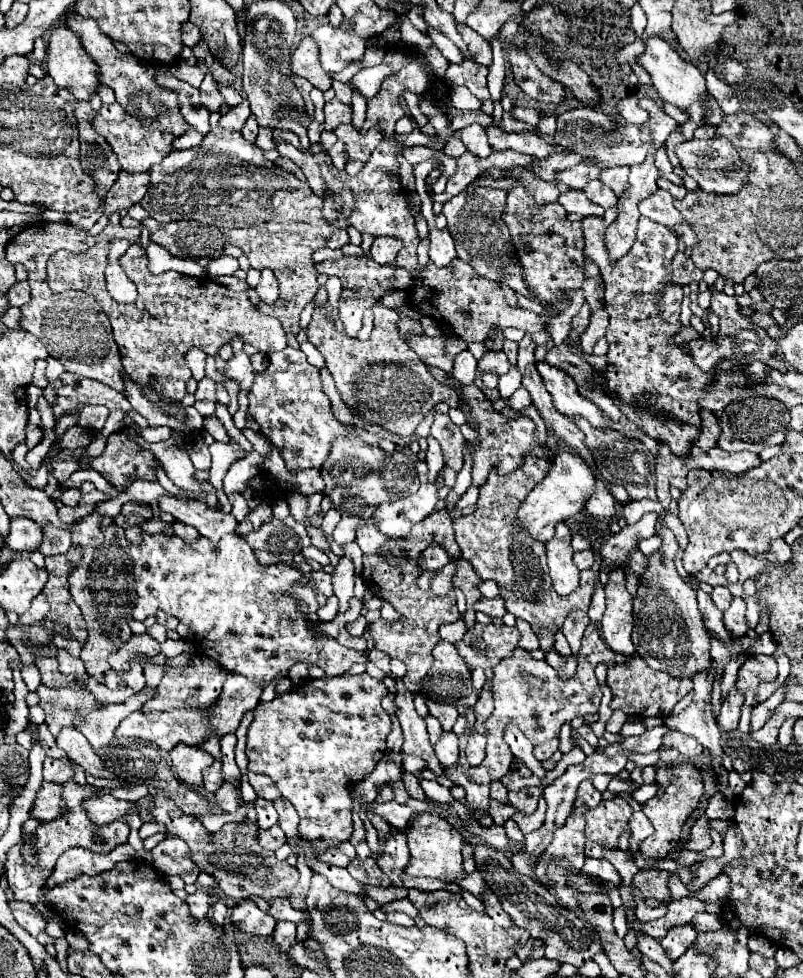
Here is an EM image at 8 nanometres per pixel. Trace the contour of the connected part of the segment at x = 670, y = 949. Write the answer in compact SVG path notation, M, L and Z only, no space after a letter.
M688 922L688 924L682 924L682 926L672 926L672 928L668 930L668 934L662 938L660 944L662 944L664 950L670 954L670 958L676 960L676 958L680 958L680 956L686 952L686 948L696 940L696 936L698 936L698 932L694 930L692 922Z

